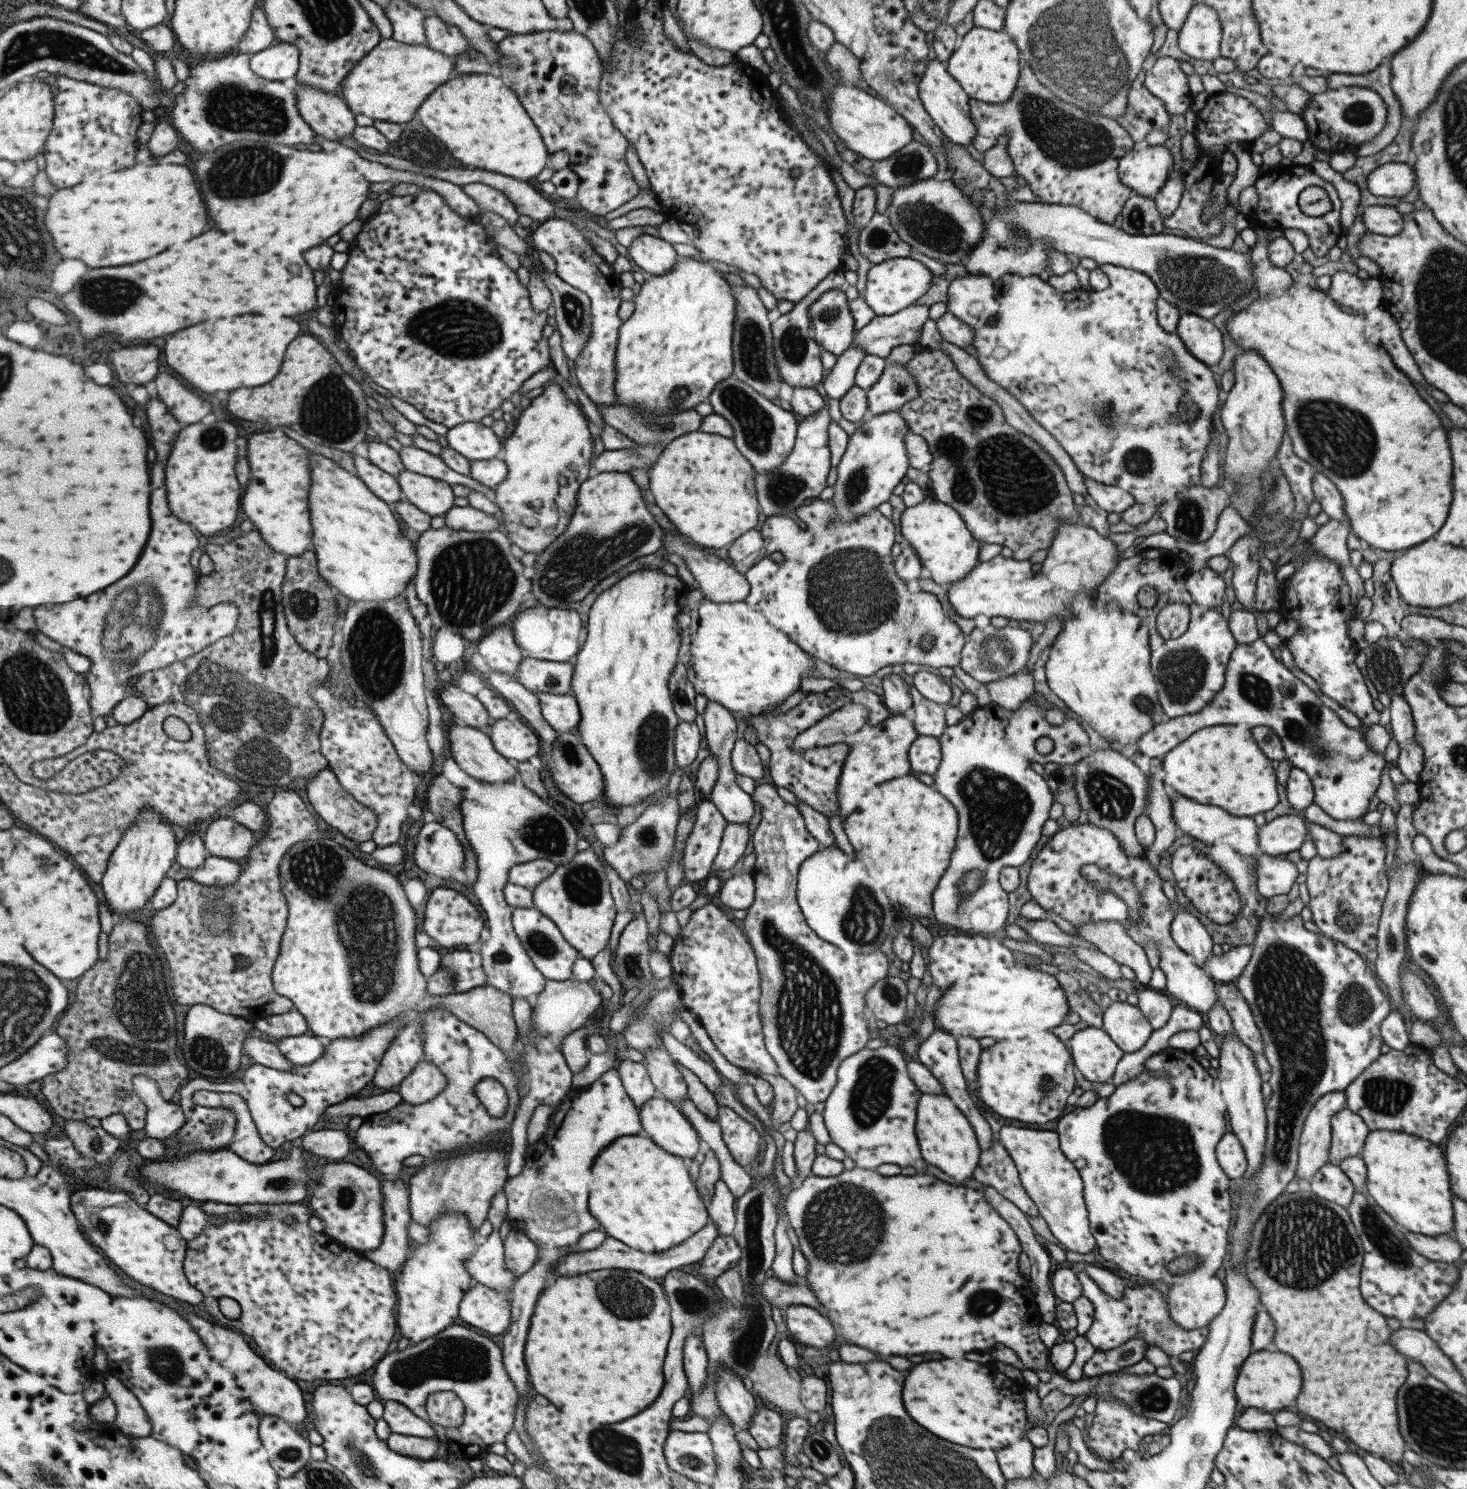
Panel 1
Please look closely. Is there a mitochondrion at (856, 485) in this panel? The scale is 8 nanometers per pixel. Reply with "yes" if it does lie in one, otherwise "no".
yes

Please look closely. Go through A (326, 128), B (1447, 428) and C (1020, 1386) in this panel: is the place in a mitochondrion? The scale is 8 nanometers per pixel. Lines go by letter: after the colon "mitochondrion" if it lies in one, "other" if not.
A: other
B: other
C: other

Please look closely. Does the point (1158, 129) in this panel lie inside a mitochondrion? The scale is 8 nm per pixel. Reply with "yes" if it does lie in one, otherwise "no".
no

